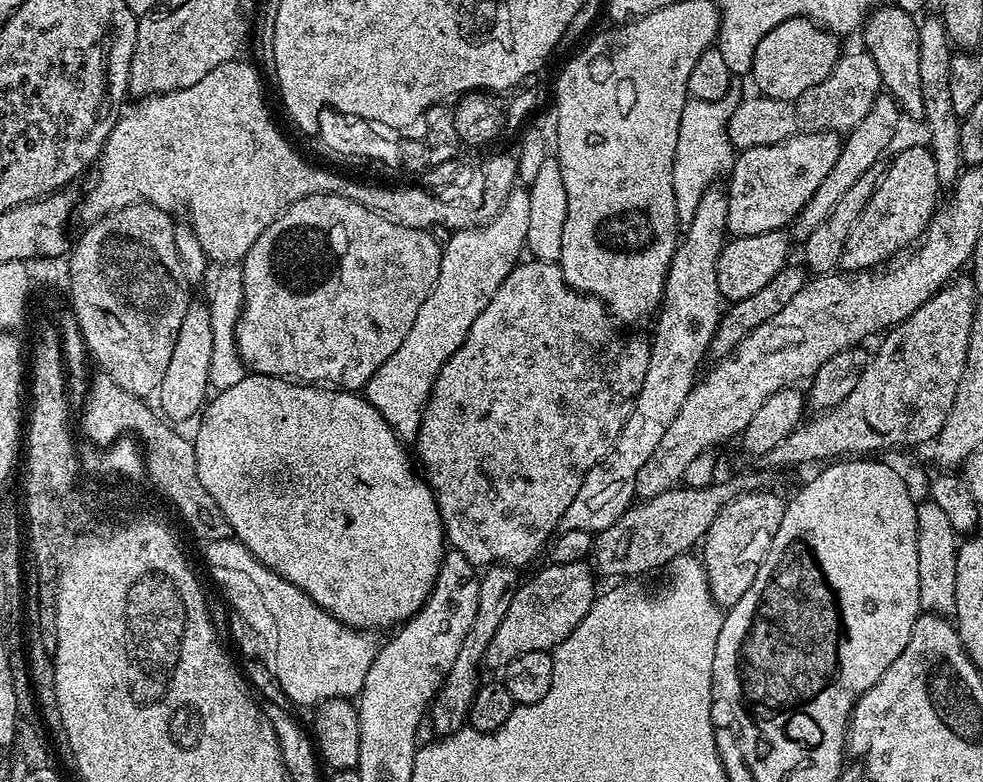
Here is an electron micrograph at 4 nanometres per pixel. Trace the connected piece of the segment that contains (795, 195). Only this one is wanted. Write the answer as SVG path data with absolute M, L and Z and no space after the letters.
M807 132L780 144L743 149L726 180L728 232L732 236L753 236L787 229L802 206L810 202L814 190L822 186L822 178L834 170L841 143L834 132Z

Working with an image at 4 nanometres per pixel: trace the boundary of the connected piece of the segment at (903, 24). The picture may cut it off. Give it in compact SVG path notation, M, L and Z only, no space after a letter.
M895 2L881 3L862 25L863 47L874 58L883 87L895 97L905 117L924 120L922 77L918 74L918 34L920 25L911 12L902 10Z

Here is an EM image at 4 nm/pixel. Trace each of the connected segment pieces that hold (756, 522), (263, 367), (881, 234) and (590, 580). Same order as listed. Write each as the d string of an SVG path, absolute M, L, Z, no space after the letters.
M776 490L747 492L718 510L718 518L710 522L710 530L702 541L702 563L710 594L721 609L733 608L742 594L754 586L754 578L770 550L774 534L782 526L785 503L785 497L780 497Z
M319 192L313 196L303 196L283 212L262 234L258 234L258 242L250 246L244 256L244 307L240 310L240 320L236 324L236 345L245 365L258 376L295 377L300 382L323 382L341 390L360 390L368 379L402 346L406 334L410 334L410 326L414 326L414 318L418 318L418 310L422 310L422 302L430 294L434 282L438 282L440 269L441 241L436 241L431 231L422 228L408 228L389 220L387 216L379 216L374 210L354 202L350 198L336 196L332 192Z
M927 147L902 149L893 158L892 165L889 163L885 167L884 174L880 177L880 185L874 190L870 202L866 202L866 210L862 210L858 222L854 222L854 230L850 230L850 234L846 238L846 250L842 250L840 268L844 270L872 270L891 261L893 257L903 253L909 246L915 245L923 237L929 222L938 211L936 199L939 198L940 192L942 192L942 186L938 182L938 170L934 166L931 151Z
M583 560L569 564L549 563L547 567L534 573L529 580L527 577L517 588L510 610L506 610L506 618L502 618L502 626L498 626L494 638L490 638L490 646L484 655L487 667L504 670L519 655L557 648L574 634L578 622L586 618L598 595L593 569Z

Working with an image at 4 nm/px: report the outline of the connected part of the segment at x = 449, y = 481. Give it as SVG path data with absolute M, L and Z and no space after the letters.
M535 258L526 260L517 263L512 273L502 282L502 286L498 286L494 298L490 298L490 306L486 306L486 310L482 310L482 314L474 318L474 326L470 326L466 342L462 342L459 350L442 366L432 393L428 395L420 429L414 441L414 447L420 451L420 460L424 463L423 475L432 485L436 505L440 507L447 543L455 551L466 554L469 562L477 566L521 566L520 564L530 563L543 548L545 551L546 545L560 527L560 519L562 514L566 514L566 506L574 502L574 494L578 494L586 474L594 465L607 458L614 442L618 442L618 434L622 434L622 426L626 426L626 418L630 418L630 410L634 410L634 402L642 390L646 366L650 366L651 343L640 336L623 340L616 329L617 321L607 306L597 296L590 296L587 292L573 288L559 263Z

